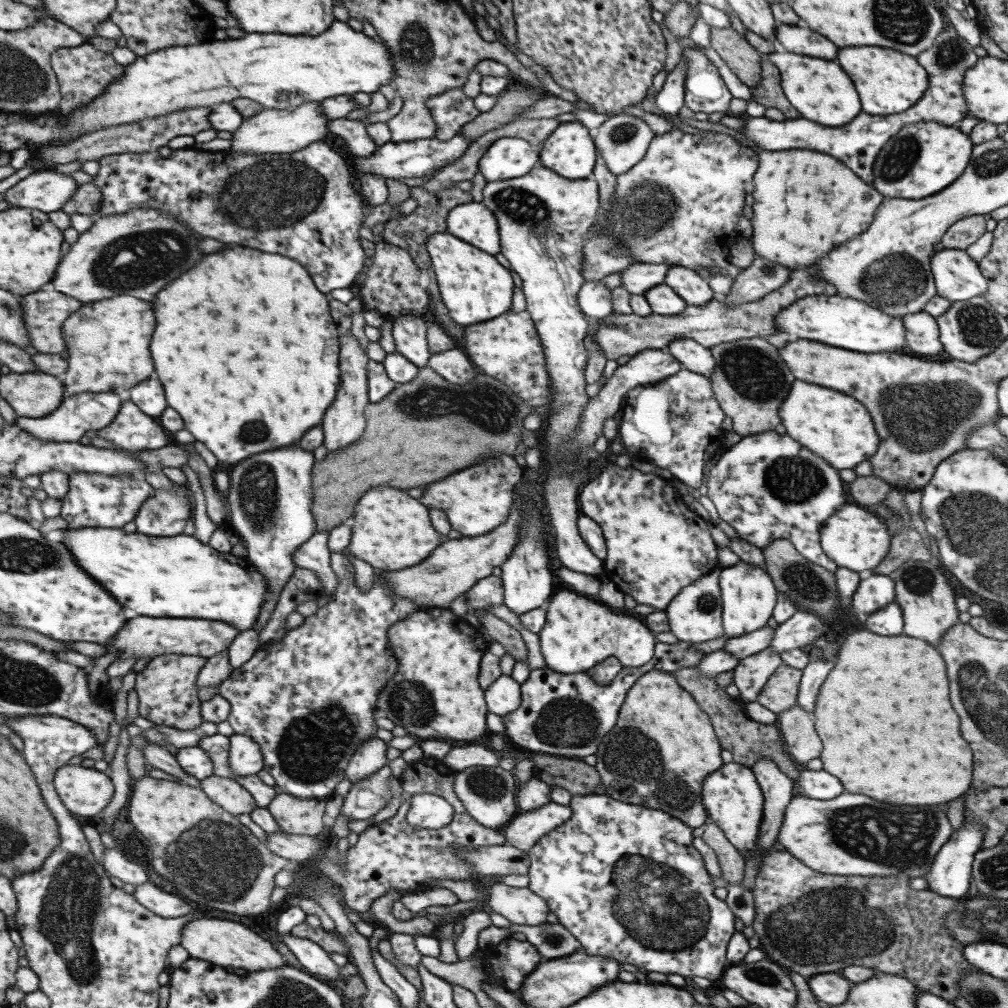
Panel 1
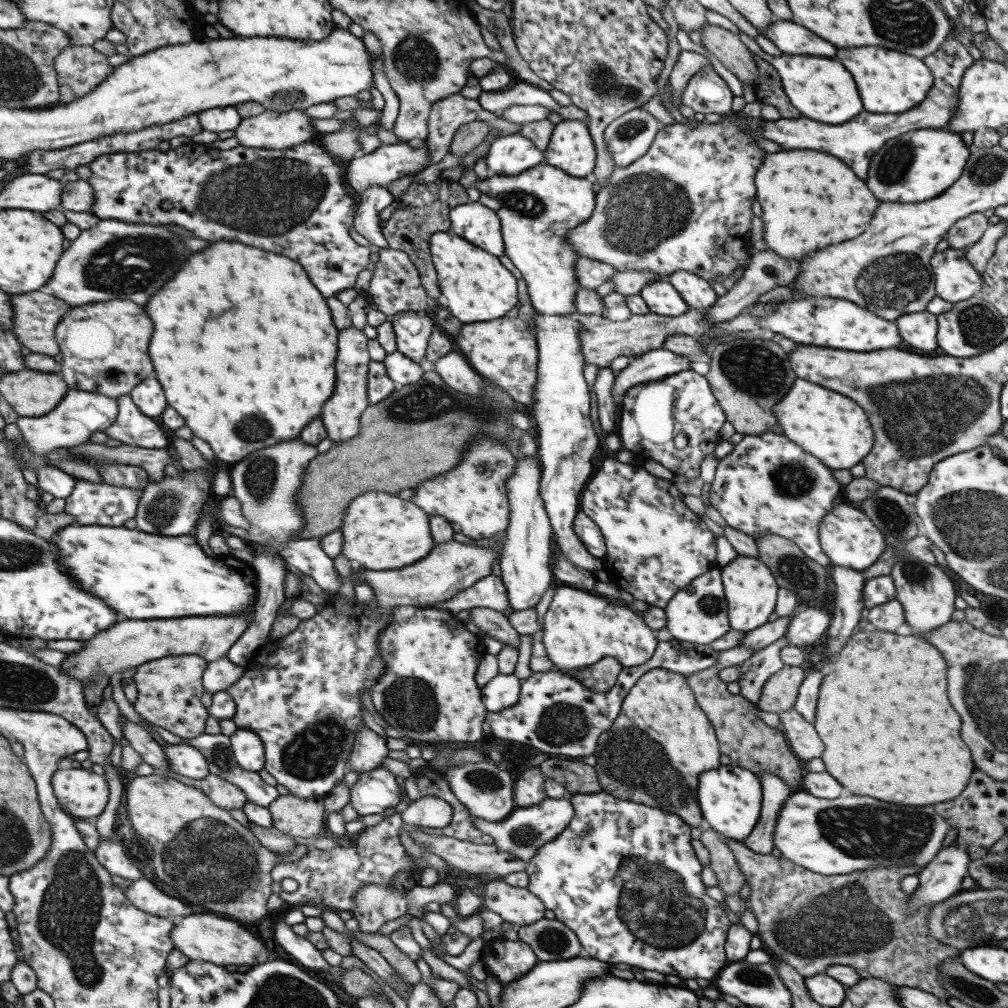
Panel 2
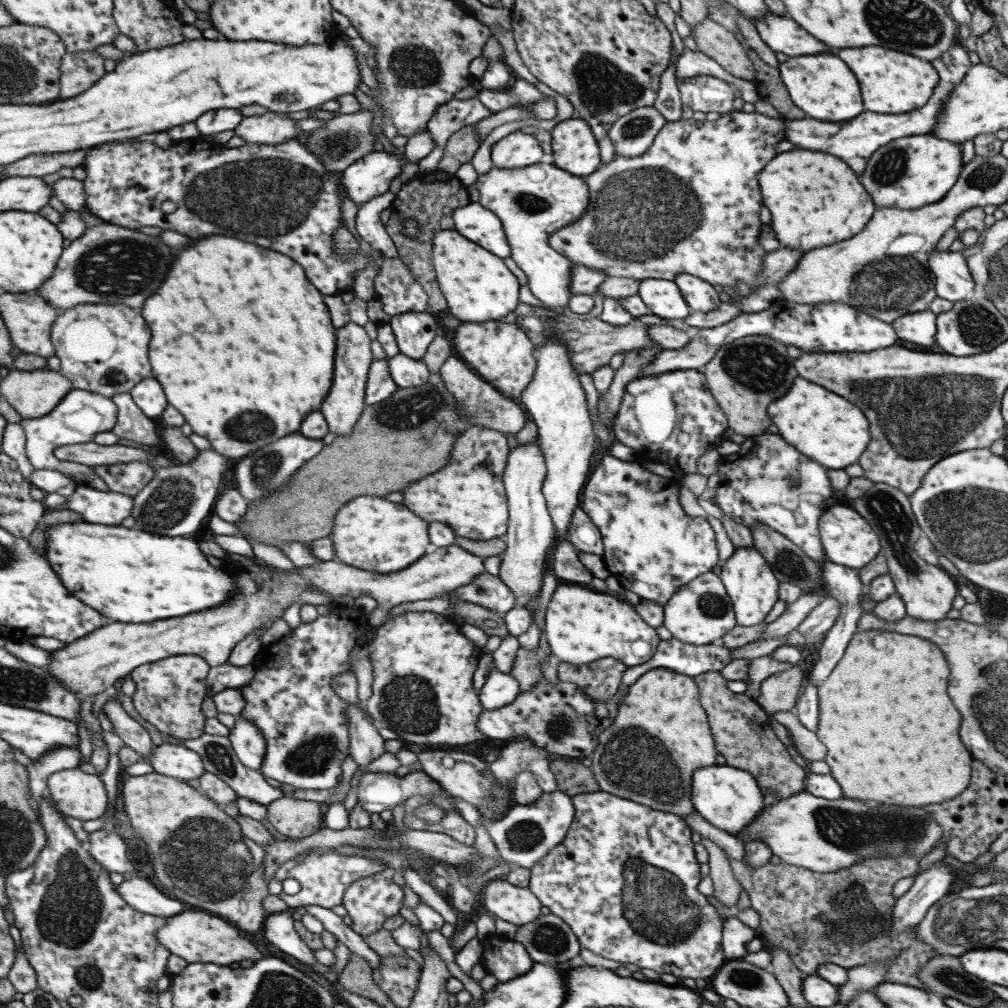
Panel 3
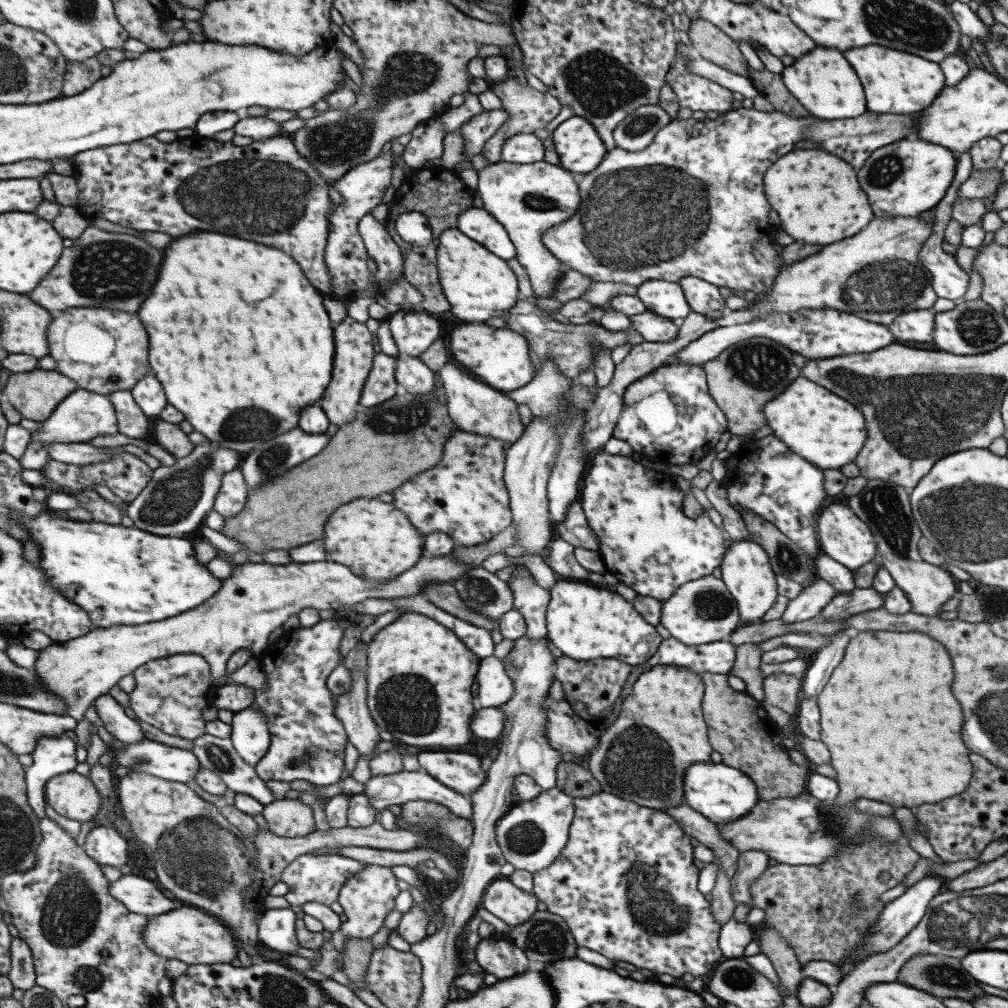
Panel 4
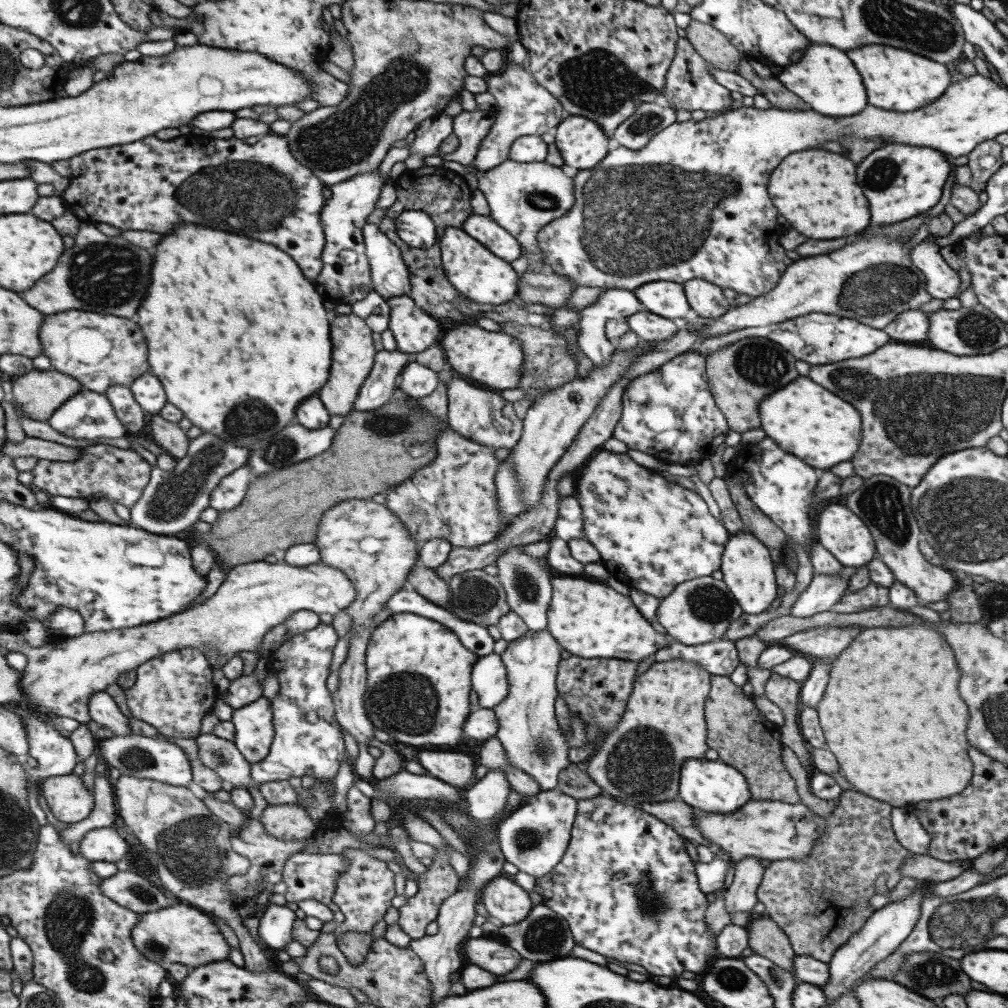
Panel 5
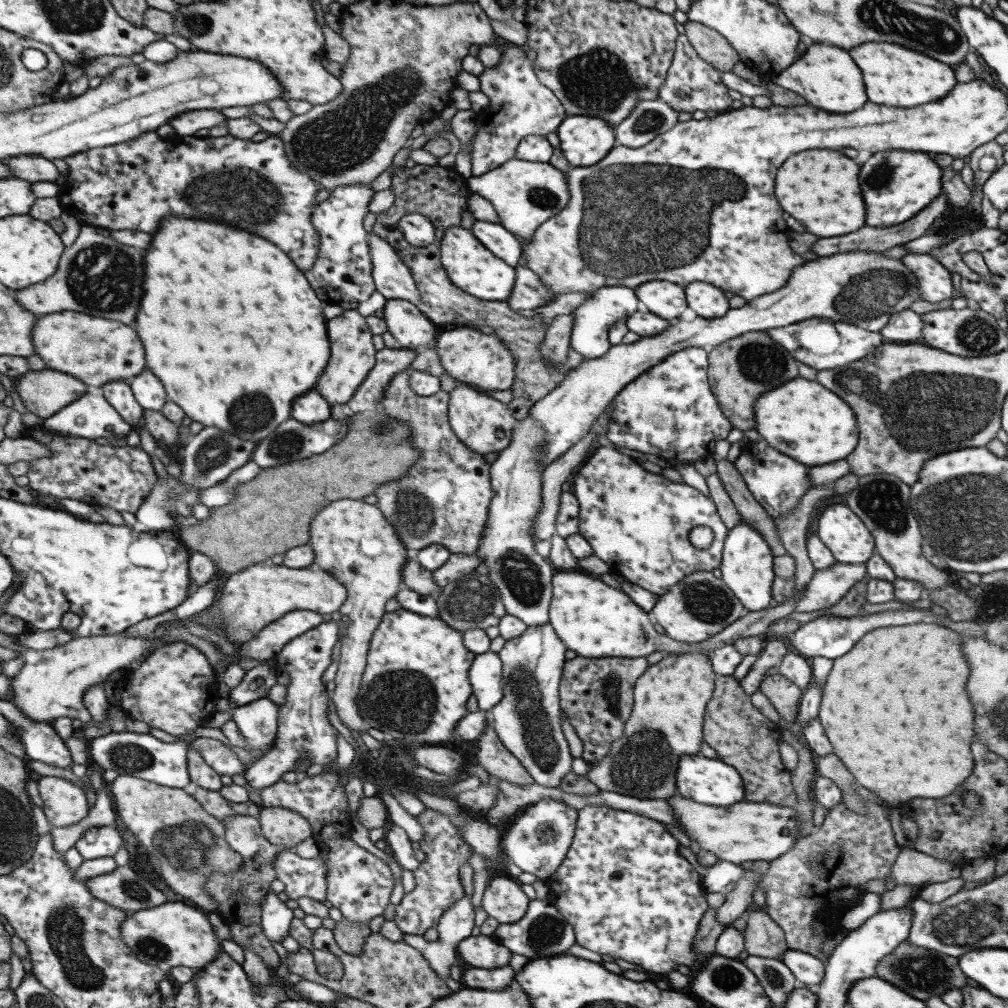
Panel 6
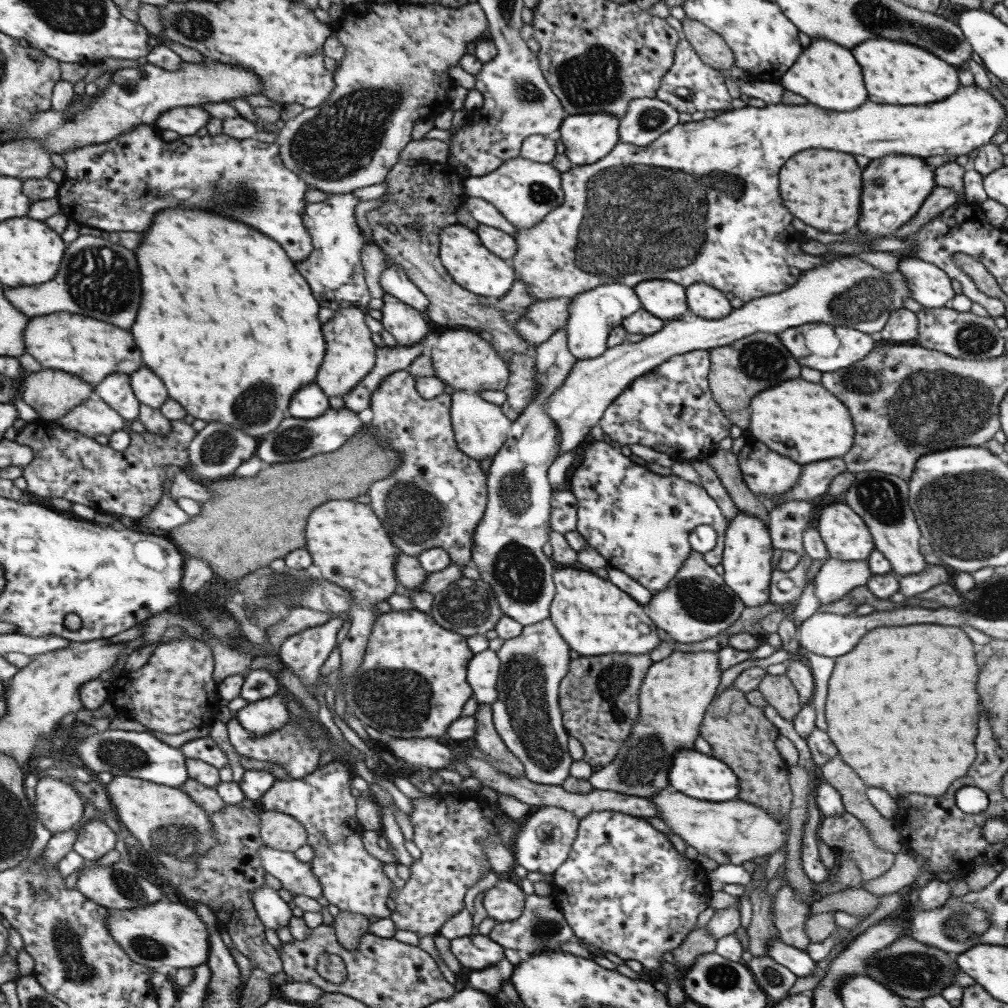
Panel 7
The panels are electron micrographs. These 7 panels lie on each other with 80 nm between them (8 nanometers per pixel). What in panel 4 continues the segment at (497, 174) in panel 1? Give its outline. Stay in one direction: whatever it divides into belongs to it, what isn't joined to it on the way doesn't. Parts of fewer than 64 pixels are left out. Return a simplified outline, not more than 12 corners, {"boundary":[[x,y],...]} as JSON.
{"boundary":[[531,134],[504,140],[500,160],[543,161],[542,140]]}

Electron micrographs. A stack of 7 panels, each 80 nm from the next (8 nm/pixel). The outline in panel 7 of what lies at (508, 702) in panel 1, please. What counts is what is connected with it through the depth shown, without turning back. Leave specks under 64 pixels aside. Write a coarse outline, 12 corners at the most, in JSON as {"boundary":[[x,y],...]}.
{"boundary":[[488,648],[466,666],[466,681],[477,704],[497,696],[499,659]]}

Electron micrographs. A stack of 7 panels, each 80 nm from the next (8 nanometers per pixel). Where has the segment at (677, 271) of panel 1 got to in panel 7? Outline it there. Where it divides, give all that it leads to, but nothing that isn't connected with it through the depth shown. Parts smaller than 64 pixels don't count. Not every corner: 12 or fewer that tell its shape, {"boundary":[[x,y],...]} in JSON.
{"boundary":[[703,283],[684,287],[688,310],[706,320],[732,309],[720,290]]}

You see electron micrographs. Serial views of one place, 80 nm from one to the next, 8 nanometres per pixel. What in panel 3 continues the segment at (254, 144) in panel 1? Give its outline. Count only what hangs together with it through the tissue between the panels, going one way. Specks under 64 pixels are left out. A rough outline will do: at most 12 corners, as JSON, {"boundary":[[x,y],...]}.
{"boundary":[[283,114],[242,118],[247,144],[281,144],[304,133]]}

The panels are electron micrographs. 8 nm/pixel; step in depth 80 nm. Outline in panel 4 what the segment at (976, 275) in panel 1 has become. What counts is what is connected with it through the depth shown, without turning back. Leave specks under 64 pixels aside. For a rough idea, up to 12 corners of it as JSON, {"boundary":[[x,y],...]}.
{"boundary":[[962,152],[953,180],[935,206],[932,229],[918,250],[936,298],[956,302],[968,276],[941,243],[959,185],[969,177]]}

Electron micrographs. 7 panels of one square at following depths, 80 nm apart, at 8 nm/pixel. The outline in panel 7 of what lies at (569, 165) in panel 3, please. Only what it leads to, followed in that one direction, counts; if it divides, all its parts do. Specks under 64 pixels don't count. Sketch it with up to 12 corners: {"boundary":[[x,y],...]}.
{"boundary":[[607,113],[566,115],[555,136],[572,165],[593,164],[618,143]]}

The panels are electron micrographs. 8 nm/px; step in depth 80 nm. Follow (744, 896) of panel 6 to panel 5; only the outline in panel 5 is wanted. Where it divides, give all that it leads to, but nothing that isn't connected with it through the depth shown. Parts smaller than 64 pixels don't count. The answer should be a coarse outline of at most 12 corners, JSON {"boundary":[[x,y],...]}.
{"boundary":[[759,859],[734,864],[722,894],[725,910],[750,913],[762,883]]}

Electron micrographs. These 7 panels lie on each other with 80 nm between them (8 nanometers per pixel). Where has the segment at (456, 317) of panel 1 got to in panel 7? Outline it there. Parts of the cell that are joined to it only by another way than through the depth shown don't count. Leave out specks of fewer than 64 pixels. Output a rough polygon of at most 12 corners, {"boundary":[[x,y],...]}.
{"boundary":[[445,225],[438,255],[461,288],[501,298],[514,283],[509,263],[474,231]]}

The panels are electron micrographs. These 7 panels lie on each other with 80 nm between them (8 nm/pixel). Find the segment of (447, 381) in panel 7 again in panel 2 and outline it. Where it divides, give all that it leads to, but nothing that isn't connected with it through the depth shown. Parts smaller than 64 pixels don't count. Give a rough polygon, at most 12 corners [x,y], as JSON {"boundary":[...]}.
{"boundary":[[518,317],[462,324],[482,379],[529,406],[537,343]]}

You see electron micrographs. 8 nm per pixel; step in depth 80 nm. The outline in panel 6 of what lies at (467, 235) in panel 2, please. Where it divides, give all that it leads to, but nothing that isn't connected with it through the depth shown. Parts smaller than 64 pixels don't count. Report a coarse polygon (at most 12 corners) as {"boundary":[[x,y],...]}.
{"boundary":[[475,220],[470,231],[497,258],[514,267],[521,244],[501,224]]}

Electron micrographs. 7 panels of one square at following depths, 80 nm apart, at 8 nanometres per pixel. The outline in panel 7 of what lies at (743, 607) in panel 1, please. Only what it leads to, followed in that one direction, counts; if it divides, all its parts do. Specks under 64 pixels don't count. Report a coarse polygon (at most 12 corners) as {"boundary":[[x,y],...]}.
{"boundary":[[738,510],[726,524],[722,579],[745,607],[768,603],[768,528]]}

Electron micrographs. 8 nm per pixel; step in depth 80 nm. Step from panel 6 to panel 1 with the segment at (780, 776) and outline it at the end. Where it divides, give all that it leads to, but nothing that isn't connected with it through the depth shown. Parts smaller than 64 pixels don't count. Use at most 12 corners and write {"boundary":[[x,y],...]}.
{"boundary":[[695,667],[671,674],[707,714],[720,748],[751,768],[769,756],[792,782],[777,726],[751,720],[740,700]]}

